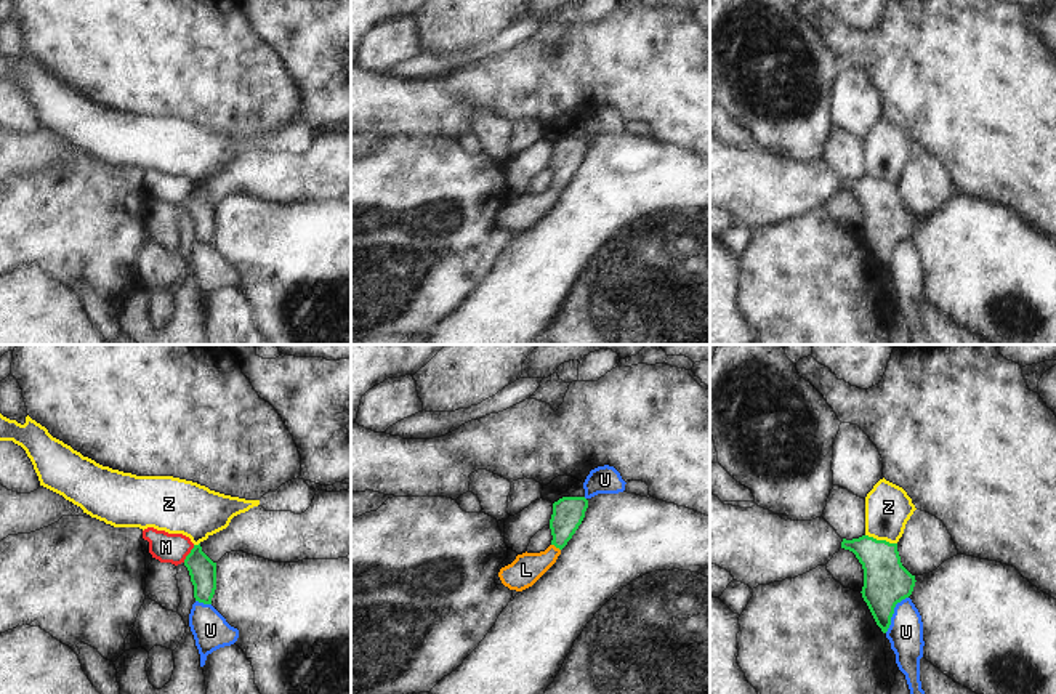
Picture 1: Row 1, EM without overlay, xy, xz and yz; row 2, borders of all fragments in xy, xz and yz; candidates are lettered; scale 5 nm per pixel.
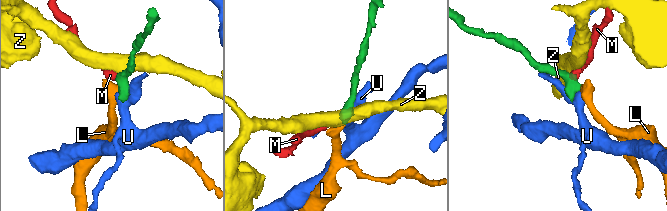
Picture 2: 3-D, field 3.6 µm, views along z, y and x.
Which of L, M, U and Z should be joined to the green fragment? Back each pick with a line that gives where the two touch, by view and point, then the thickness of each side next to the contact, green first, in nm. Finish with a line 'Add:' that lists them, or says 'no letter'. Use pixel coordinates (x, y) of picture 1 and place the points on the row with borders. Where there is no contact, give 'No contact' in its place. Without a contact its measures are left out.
L: Touches green at xz (556, 547). Thickness 160 nm (green) against 160 nm
Add: L

